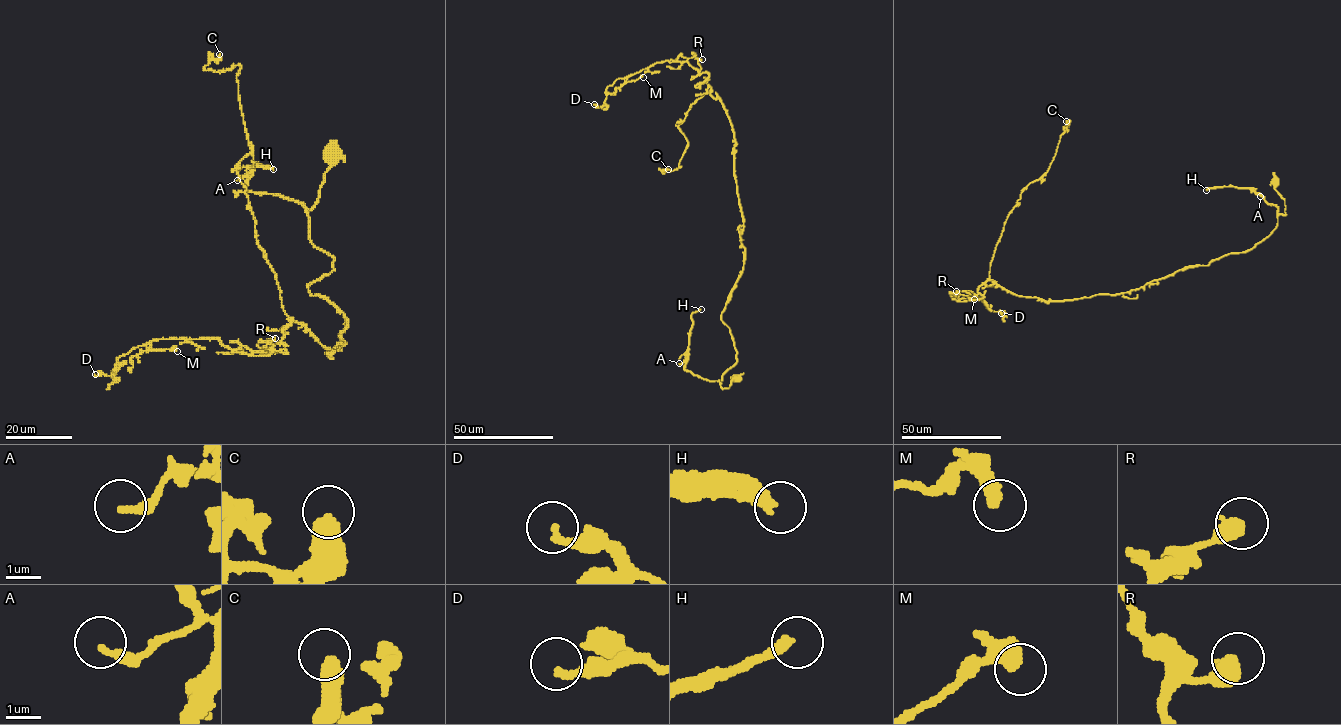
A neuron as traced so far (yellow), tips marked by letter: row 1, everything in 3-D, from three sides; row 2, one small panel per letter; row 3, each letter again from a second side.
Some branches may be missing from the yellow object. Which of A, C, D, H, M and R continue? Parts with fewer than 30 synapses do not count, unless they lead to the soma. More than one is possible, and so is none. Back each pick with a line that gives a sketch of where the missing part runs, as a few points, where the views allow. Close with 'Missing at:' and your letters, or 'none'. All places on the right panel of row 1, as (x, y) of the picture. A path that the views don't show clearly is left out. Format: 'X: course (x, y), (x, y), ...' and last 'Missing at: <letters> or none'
H: course (1206, 190), (1200, 193), (1192, 189), (1194, 182), (1196, 191)
Missing at: H

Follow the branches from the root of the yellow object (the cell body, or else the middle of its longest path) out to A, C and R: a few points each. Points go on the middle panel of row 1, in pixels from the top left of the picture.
A: (736, 380), (734, 378), (728, 388), (723, 388), (720, 380), (699, 378), (685, 370), (685, 362), (679, 363)
C: (736, 380), (721, 386), (737, 361), (721, 313), (743, 216), (718, 97), (691, 105), (668, 169)
R: (736, 380), (721, 386), (737, 361), (721, 313), (745, 253), (736, 142), (721, 100), (695, 86), (702, 59)

